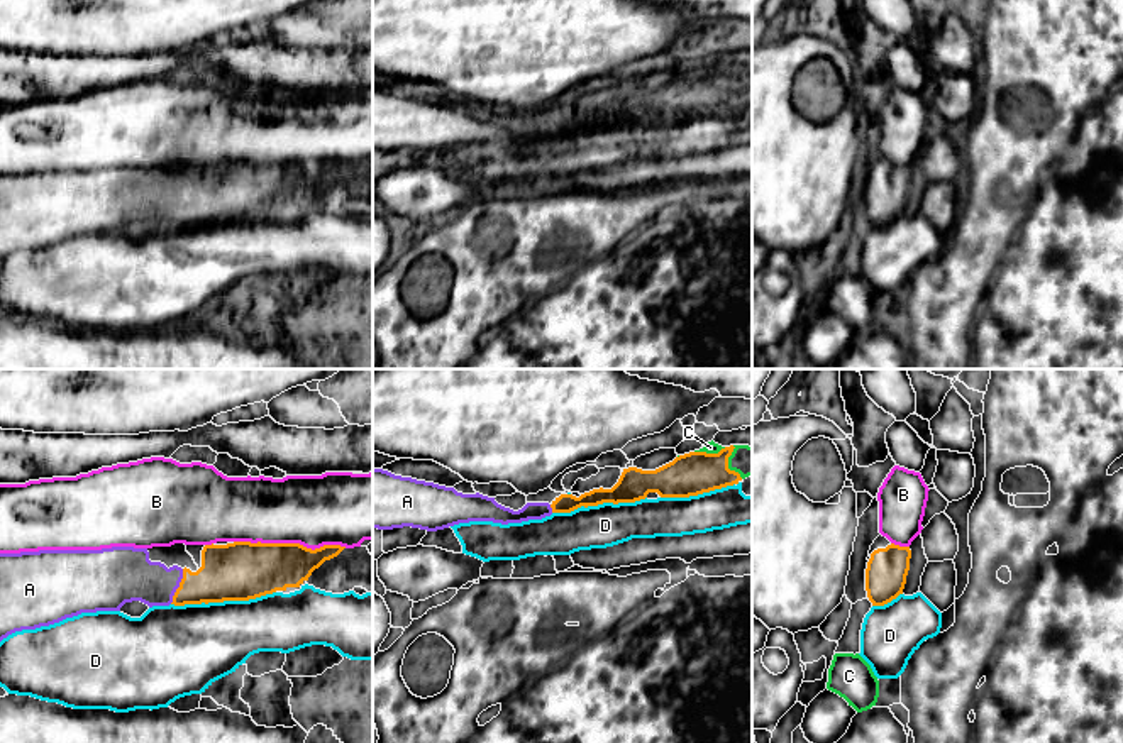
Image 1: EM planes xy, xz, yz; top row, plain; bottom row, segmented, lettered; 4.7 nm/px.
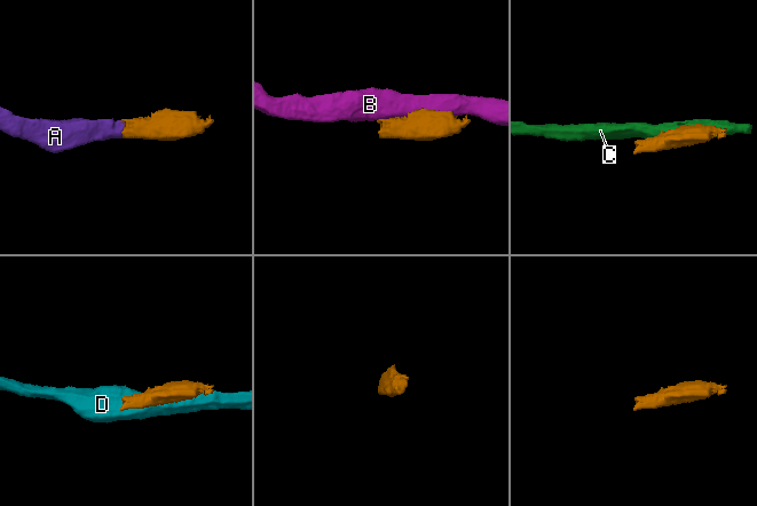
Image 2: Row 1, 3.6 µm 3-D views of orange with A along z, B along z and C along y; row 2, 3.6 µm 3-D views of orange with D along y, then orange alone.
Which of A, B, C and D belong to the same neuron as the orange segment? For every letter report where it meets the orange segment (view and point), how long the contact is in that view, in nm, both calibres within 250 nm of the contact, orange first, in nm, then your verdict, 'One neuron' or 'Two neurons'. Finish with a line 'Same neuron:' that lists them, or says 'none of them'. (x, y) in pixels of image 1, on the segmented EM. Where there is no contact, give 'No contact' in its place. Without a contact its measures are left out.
A: Touches orange at xy (180, 586). Shared border 180 nm. Thickness 280 nm (orange) against 240 nm. One neuron
B: Touches orange at xy (290, 544). Shared border 550 nm. Thickness 280 nm (orange) against 340 nm. Two neurons
C: Touches orange at xz (710, 454). Shared border 150 nm. Thickness 200 nm (orange) against 60 nm. Two neurons
D: Touches orange at xy (222, 601). Shared border 500 nm. Thickness 280 nm (orange) against 400 nm. Two neurons
Same neuron: A

